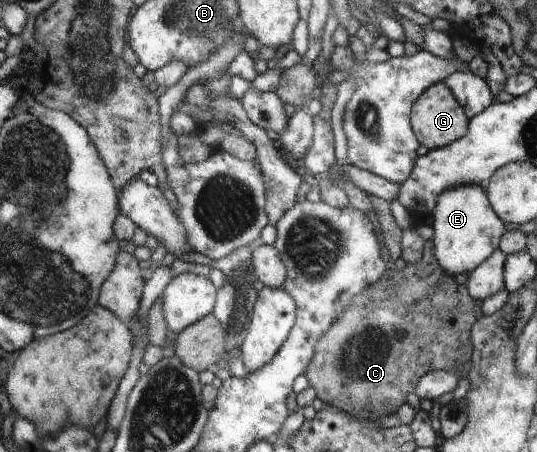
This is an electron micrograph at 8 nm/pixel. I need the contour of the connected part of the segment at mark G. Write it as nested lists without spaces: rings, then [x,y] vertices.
[[[444,82],[432,85],[424,97],[416,102],[416,109],[412,109],[412,129],[420,133],[420,145],[429,150],[447,148],[448,145],[464,137],[468,133],[470,118],[464,113],[463,106]]]

